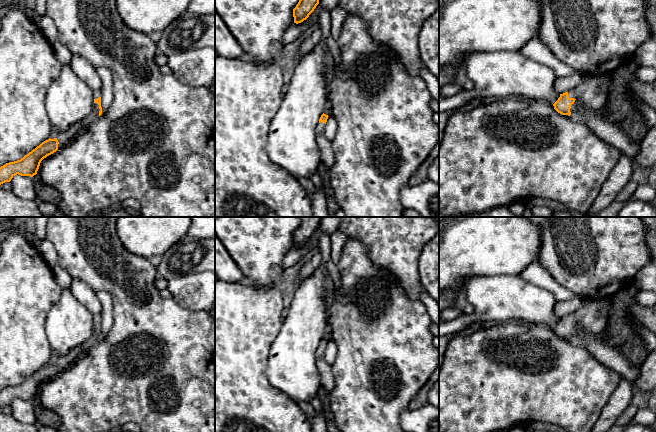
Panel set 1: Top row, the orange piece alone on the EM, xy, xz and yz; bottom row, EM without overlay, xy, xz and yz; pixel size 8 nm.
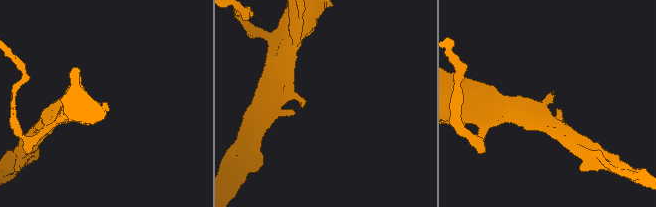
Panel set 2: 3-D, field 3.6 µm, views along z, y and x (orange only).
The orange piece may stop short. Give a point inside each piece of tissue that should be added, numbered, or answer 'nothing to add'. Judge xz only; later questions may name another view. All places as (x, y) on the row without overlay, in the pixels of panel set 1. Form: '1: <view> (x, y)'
1: xz (325, 370)

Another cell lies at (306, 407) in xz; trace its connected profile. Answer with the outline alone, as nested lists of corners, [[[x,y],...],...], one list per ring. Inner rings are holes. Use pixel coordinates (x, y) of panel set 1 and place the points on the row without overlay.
[[[295,401],[295,403],[305,412],[309,422],[312,424],[314,408],[311,403]]]

